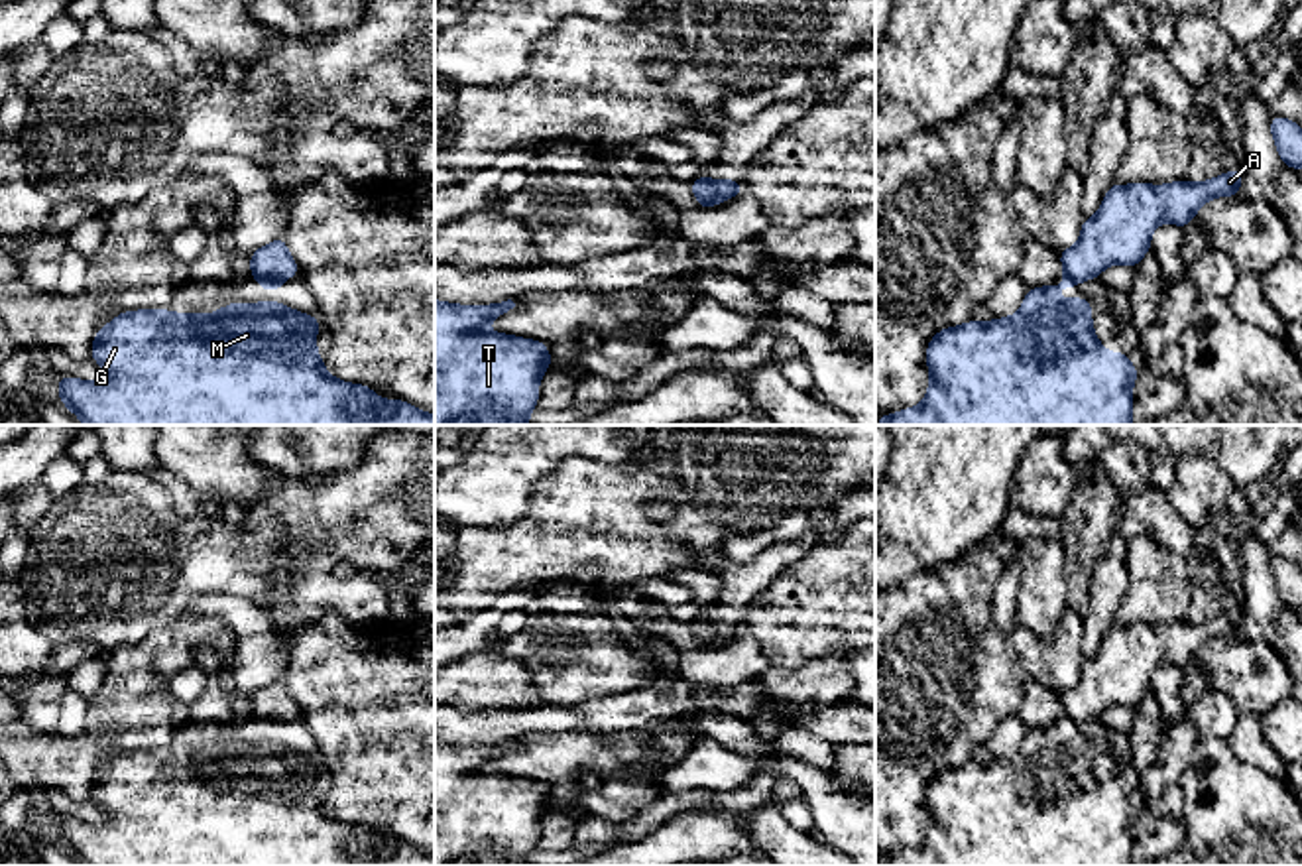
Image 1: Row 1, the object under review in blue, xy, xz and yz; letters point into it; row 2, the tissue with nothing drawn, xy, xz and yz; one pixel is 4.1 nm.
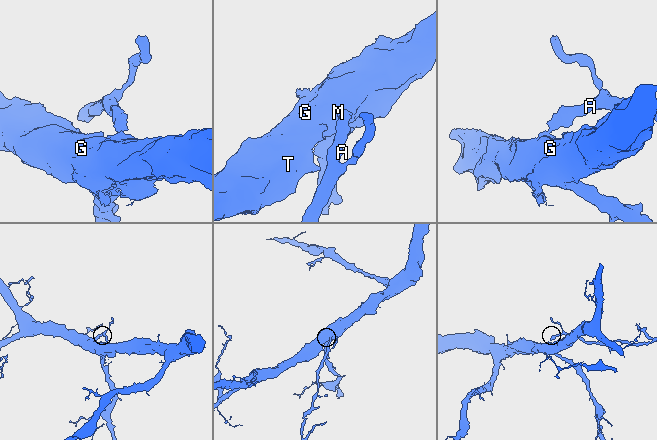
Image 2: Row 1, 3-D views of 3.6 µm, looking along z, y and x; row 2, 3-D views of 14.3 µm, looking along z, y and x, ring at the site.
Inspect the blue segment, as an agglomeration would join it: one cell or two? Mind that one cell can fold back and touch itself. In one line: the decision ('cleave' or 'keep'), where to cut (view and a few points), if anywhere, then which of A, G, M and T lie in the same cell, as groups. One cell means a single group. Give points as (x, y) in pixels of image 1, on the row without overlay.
cleave; cut in xy along (258, 719), (282, 721); A / G M T

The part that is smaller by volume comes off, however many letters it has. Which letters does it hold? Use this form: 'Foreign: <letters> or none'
Foreign: A

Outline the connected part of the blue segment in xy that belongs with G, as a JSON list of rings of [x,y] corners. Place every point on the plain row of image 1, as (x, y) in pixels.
[[[234,742],[222,750],[212,752],[210,758],[205,754],[173,754],[163,748],[122,752],[108,766],[94,773],[90,799],[98,803],[106,817],[96,823],[79,821],[73,817],[59,817],[57,835],[61,844],[71,850],[85,866],[435,866],[435,856],[413,848],[403,840],[380,840],[376,831],[364,825],[348,825],[325,811],[323,799],[317,795],[317,772],[321,758],[303,756],[277,742],[260,742],[244,746]]]

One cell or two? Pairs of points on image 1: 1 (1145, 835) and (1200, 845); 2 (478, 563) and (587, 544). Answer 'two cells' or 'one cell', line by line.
1: two cells
2: one cell

